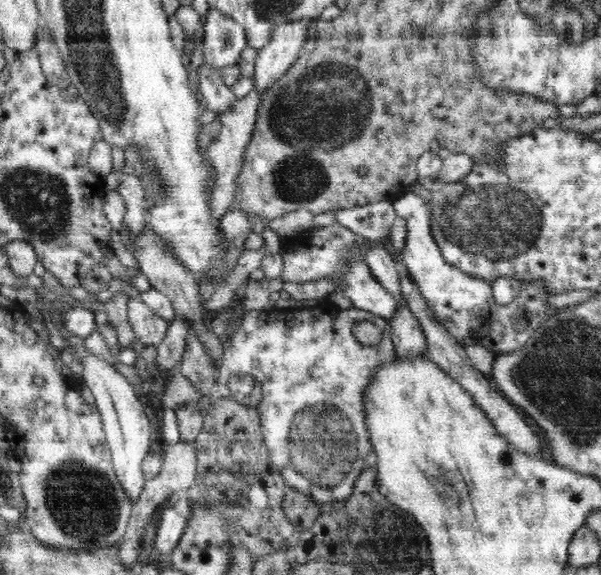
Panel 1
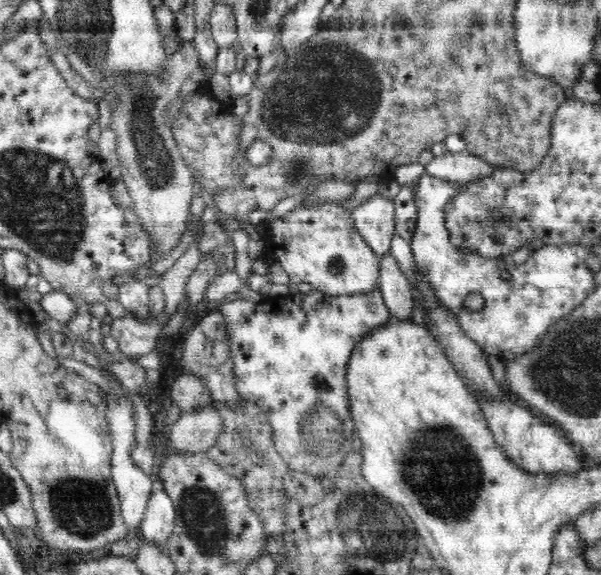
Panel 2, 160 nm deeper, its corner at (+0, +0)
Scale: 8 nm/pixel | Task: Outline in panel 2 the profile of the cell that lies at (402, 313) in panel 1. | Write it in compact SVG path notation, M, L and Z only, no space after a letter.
M391 251L383 254L379 259L380 291L383 293L384 302L392 319L403 321L412 318L414 298L411 284L407 282L404 271Z

